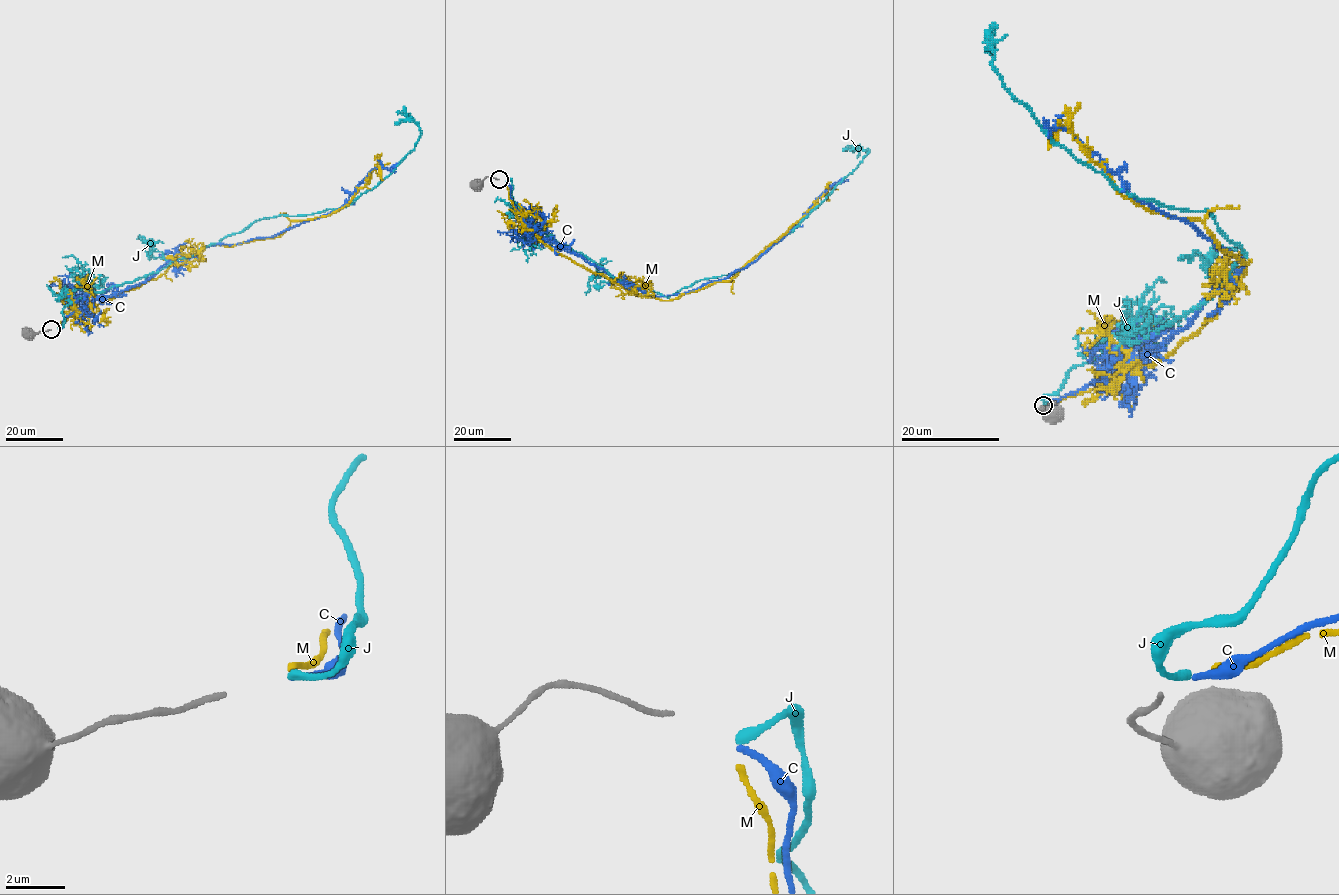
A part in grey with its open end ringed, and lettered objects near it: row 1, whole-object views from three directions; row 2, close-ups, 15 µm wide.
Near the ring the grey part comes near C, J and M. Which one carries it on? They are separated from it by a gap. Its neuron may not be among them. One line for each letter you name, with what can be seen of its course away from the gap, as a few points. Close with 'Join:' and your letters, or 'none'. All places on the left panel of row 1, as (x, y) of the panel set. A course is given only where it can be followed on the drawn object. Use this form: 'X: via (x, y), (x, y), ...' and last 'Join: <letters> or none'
Join: none

